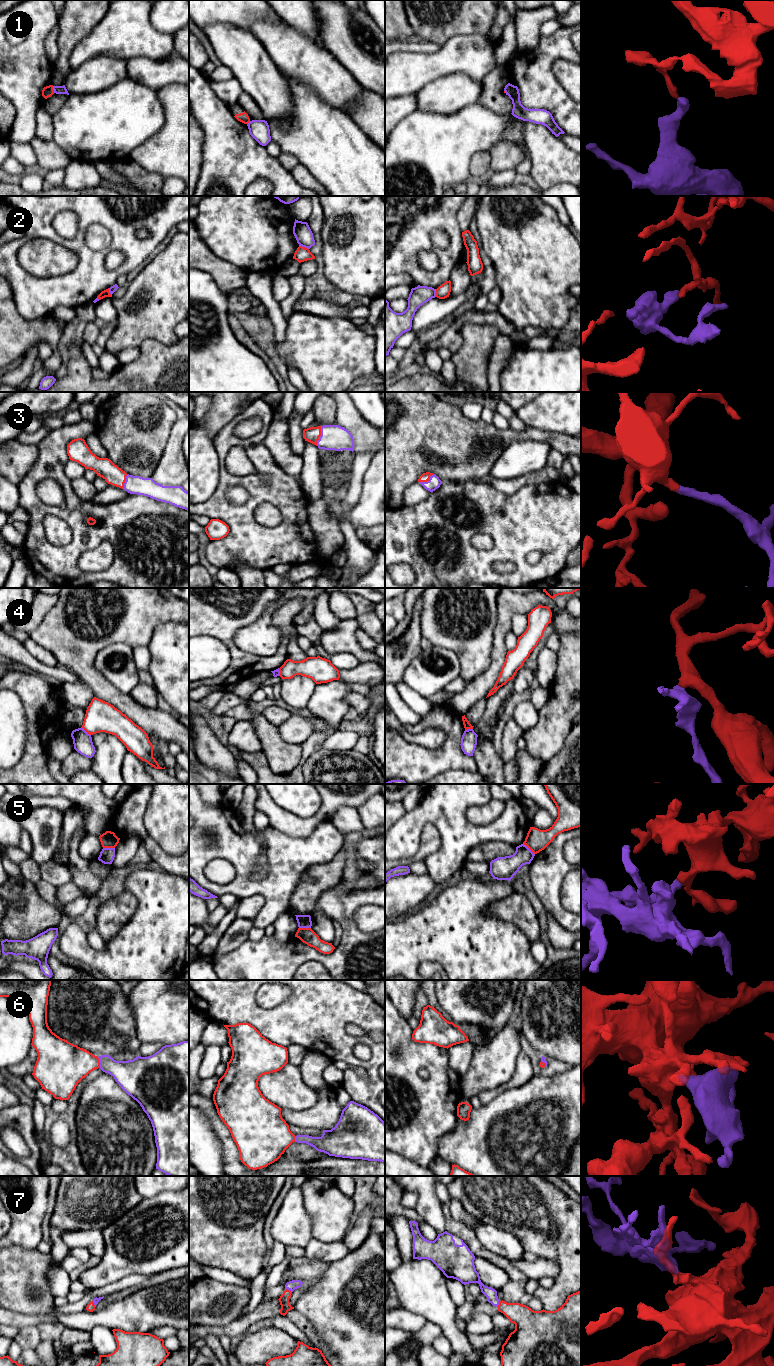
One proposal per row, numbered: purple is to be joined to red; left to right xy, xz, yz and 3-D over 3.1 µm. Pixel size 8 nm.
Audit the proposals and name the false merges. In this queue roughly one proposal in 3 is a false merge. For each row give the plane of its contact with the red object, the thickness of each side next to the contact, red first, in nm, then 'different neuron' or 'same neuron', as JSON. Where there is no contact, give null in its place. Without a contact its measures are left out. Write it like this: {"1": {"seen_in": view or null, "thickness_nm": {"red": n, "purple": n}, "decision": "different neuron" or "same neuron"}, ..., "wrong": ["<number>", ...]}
{"1": {"seen_in": "xy", "thickness_nm": {"red": 90, "purple": 60}, "decision": "different neuron"}, "2": {"seen_in": "xz", "thickness_nm": {"red": 120, "purple": 140}, "decision": "different neuron"}, "3": {"seen_in": "xz", "thickness_nm": {"red": 120, "purple": 200}, "decision": "same neuron"}, "4": {"seen_in": "xy", "thickness_nm": {"red": 240, "purple": 150}, "decision": "different neuron"}, "5": {"seen_in": "xy", "thickness_nm": {"red": 130, "purple": 120}, "decision": "different neuron"}, "6": {"seen_in": "xy", "thickness_nm": {"red": 320, "purple": 220}, "decision": "same neuron"}, "7": {"seen_in": "yz", "thickness_nm": {"red": 190, "purple": 90}, "decision": "same neuron"}, "wrong": ["1", "2", "4", "5"]}

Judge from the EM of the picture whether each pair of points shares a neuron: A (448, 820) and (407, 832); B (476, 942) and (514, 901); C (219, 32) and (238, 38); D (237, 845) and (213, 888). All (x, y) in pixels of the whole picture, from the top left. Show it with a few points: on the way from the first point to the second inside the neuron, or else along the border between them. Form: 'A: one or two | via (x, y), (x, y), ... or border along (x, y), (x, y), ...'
A: one | via (438, 818), (421, 818), (417, 822)
B: two | border along (486, 906), (487, 914), (498, 916), (520, 928)
C: one | via (224, 37), (233, 38)
D: one | via (241, 860), (241, 878), (231, 888), (228, 888)

